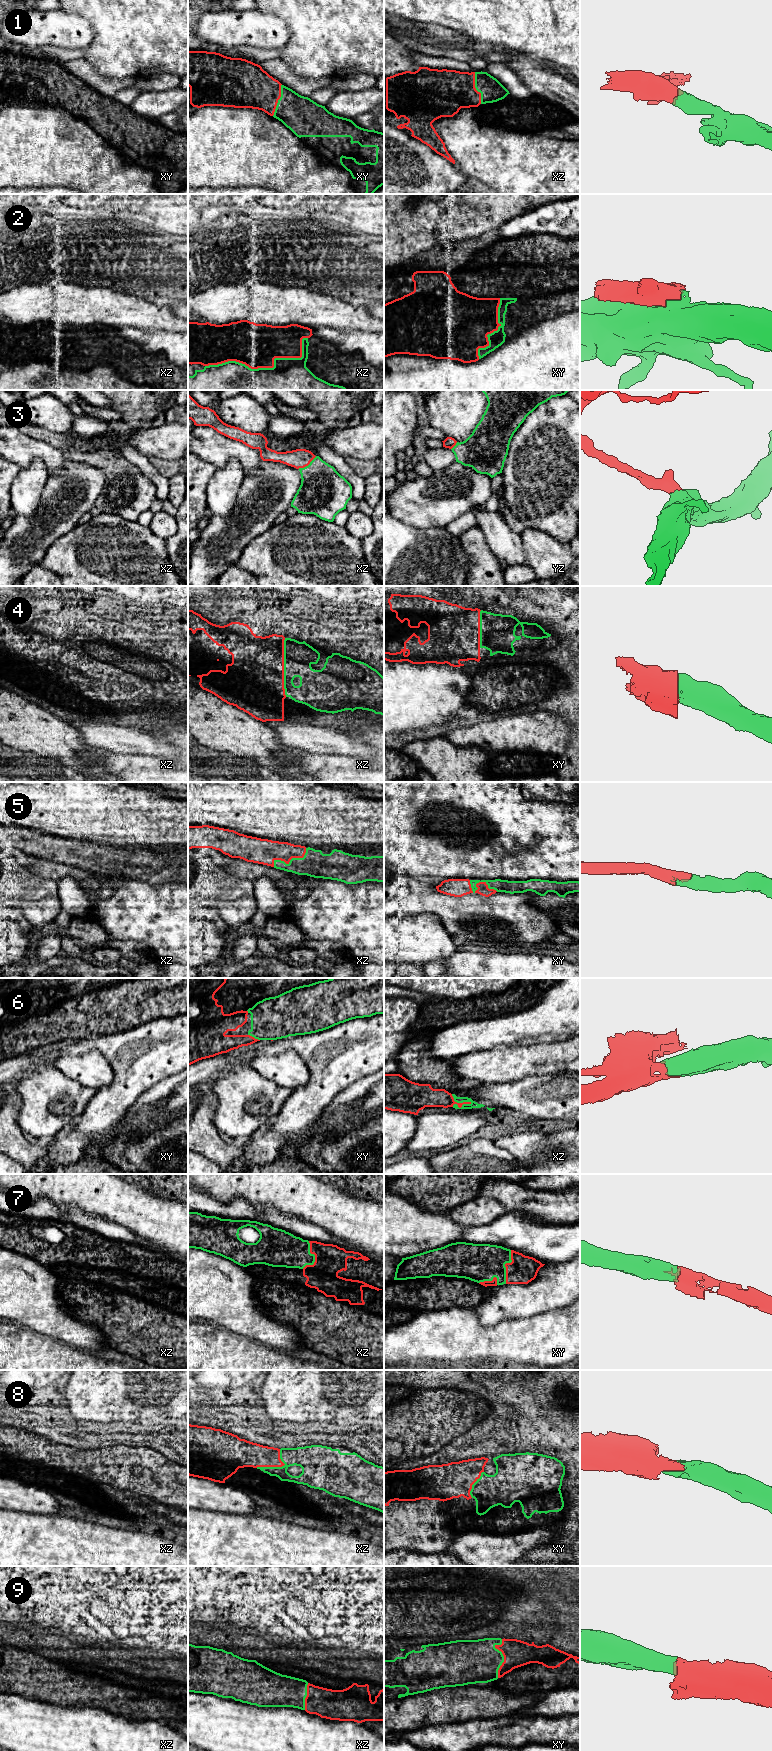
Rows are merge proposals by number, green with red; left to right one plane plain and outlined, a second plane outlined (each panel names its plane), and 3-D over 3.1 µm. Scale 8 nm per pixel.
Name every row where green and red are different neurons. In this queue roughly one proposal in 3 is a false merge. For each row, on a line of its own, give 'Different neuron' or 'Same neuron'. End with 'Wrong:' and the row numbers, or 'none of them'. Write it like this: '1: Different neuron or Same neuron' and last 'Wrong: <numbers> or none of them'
1: Same neuron
2: Different neuron
3: Same neuron
4: Different neuron
5: Same neuron
6: Same neuron
7: Same neuron
8: Same neuron
9: Same neuron
Wrong: 2, 4

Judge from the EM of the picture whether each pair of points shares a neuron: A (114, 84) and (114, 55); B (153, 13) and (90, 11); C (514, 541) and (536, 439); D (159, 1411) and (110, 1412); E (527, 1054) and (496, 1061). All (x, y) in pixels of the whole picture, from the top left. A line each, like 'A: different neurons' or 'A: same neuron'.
A: different neurons
B: same neuron
C: different neurons
D: same neuron
E: same neuron

